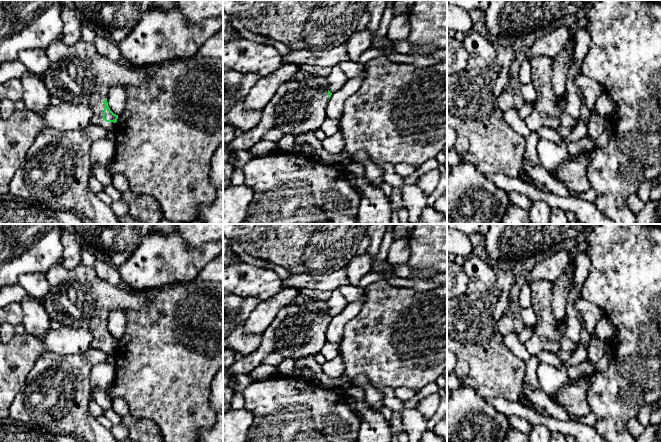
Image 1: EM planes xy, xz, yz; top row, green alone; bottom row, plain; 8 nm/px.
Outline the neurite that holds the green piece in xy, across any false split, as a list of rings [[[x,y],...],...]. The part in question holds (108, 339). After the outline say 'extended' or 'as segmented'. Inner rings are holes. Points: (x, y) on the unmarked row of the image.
[[[62,263],[52,266],[46,274],[50,291],[43,297],[42,306],[52,321],[64,326],[73,326],[89,330],[92,335],[90,349],[97,349],[109,355],[117,346],[107,326],[111,311],[138,310],[152,298],[152,294],[133,289],[122,289],[117,285],[101,280],[94,269],[80,264],[73,269],[65,268]]]; extended

